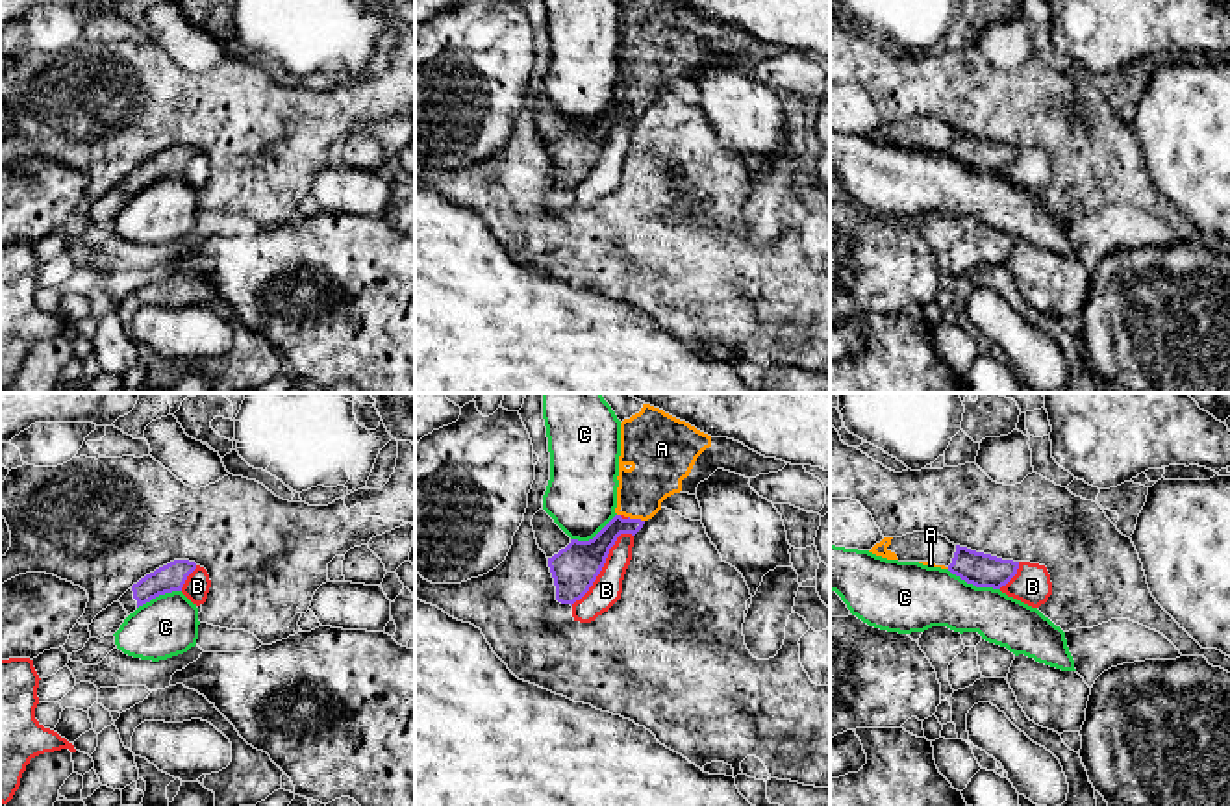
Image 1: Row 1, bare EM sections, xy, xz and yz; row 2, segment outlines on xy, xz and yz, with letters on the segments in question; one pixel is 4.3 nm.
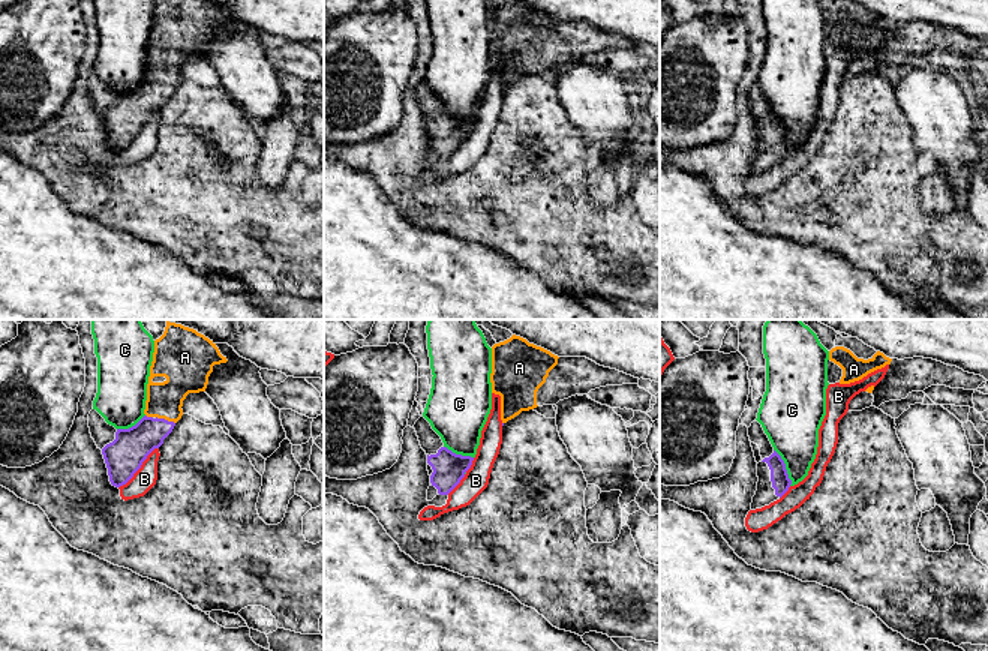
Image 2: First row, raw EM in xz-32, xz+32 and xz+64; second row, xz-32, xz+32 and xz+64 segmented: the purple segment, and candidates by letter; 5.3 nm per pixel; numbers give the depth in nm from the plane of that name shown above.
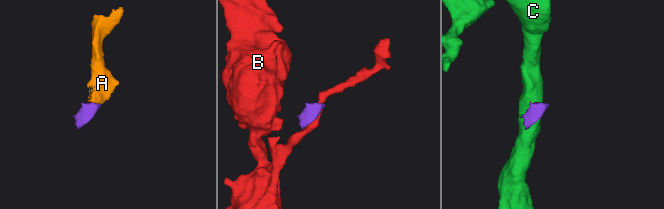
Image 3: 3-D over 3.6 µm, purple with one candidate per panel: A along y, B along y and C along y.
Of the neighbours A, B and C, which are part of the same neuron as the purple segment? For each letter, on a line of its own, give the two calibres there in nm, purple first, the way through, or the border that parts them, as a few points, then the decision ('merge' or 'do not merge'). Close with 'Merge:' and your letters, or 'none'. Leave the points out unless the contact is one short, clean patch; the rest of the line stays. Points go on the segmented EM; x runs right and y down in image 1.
A: calibres 130 and 240 nm; way xz (591, 555), (619, 525), (636, 519), (640, 492), (658, 467); merge
B: calibres 200 and 130 nm; do not merge
C: calibres 150 and 280 nm; do not merge
Merge: A

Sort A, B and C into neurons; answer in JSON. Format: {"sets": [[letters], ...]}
{"sets": [["A"], ["B"], ["C"]]}

